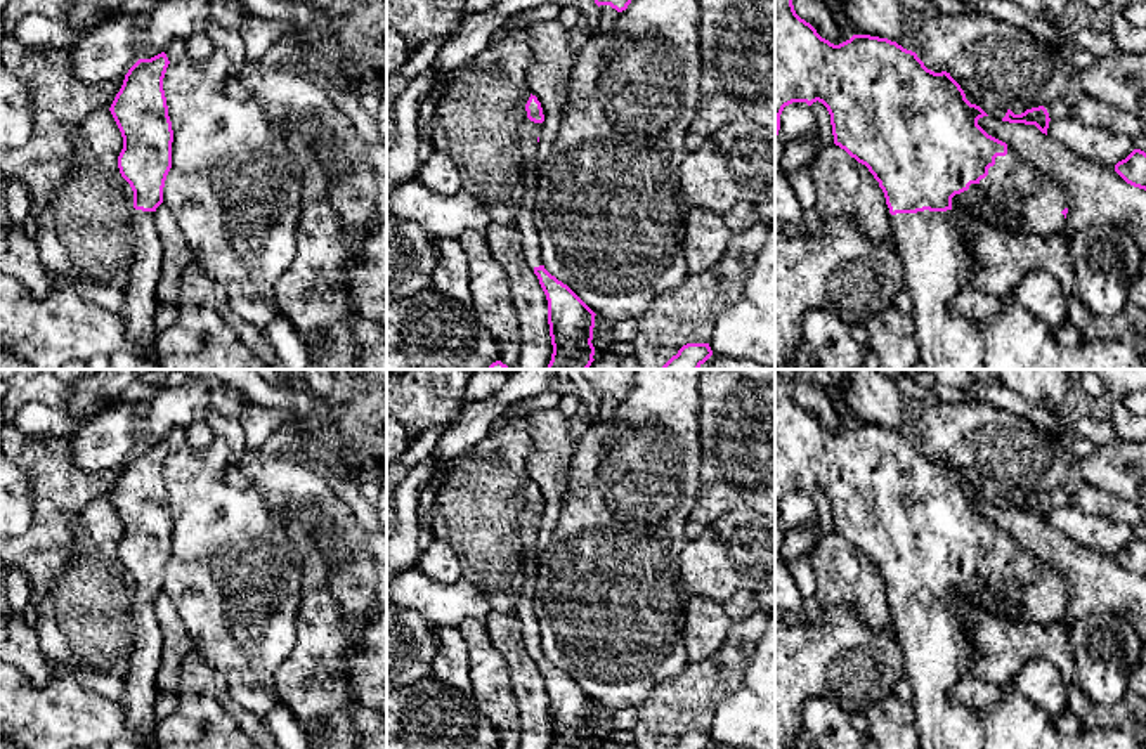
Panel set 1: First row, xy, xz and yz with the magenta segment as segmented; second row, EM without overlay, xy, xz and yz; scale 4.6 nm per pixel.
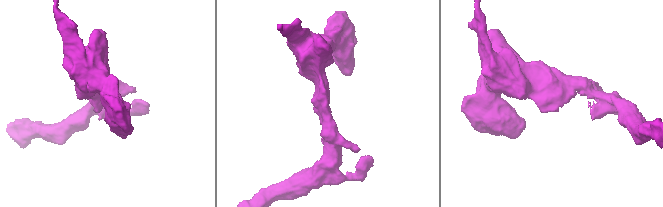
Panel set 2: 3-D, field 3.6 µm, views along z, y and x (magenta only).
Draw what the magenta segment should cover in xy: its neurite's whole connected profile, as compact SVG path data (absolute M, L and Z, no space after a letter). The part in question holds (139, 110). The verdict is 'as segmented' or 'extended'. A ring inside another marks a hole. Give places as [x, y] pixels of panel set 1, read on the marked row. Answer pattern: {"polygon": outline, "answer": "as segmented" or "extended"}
{"polygon": "M165 52L151 59L139 59L125 75L123 85L109 107L123 137L118 168L133 191L135 208L130 224L133 236L133 260L127 284L121 288L123 305L120 307L118 316L125 319L128 340L135 345L139 357L147 361L154 355L149 345L156 340L156 286L163 265L163 244L156 232L154 212L163 203L163 187L172 168L173 130L163 90L163 78L168 64L170 61Z", "answer": "extended"}

